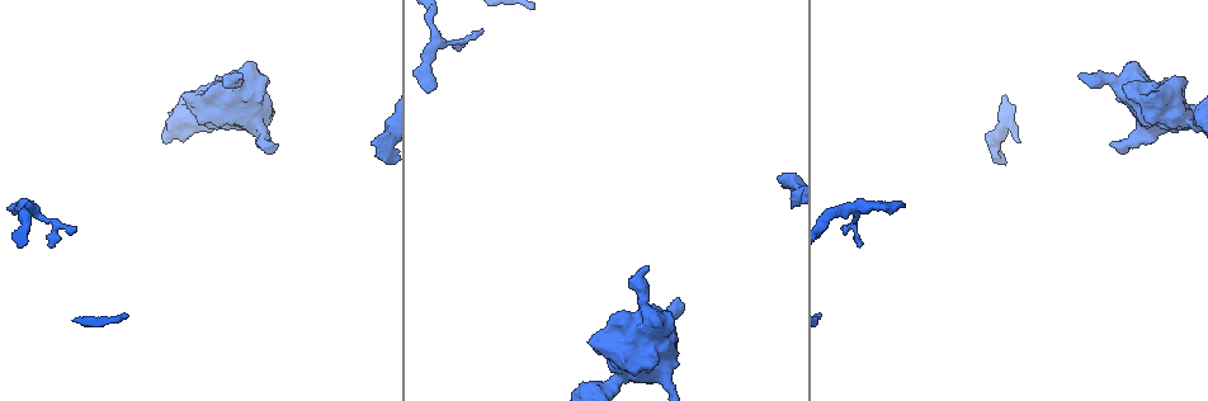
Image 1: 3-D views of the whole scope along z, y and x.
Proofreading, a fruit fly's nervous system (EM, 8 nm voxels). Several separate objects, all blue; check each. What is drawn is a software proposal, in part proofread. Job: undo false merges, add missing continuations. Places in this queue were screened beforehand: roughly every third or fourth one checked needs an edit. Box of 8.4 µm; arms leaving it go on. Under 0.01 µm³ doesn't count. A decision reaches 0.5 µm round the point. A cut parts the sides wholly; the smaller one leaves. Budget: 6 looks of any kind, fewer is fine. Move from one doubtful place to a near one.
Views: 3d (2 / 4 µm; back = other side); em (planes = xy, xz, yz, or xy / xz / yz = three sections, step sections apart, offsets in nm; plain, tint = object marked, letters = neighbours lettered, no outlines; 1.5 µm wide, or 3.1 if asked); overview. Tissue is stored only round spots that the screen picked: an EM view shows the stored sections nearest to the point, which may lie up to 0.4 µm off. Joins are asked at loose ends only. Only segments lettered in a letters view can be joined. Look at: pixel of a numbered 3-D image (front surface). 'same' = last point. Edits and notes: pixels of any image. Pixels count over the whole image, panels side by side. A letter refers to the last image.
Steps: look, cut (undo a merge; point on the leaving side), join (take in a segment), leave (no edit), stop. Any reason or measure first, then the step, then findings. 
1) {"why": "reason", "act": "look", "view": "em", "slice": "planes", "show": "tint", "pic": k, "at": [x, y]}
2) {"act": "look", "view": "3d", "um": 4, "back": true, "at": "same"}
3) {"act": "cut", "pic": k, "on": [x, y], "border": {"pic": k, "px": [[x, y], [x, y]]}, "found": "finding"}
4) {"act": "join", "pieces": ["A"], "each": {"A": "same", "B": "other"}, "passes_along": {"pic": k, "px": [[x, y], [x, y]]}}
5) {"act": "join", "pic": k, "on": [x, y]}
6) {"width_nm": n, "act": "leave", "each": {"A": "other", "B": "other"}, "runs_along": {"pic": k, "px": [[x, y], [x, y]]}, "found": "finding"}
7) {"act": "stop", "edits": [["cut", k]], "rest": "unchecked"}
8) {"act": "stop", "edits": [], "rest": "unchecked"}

{"why": "free end", "act": "look", "view": "3d", "um": 2, "pic": 1, "at": [274, 143]}

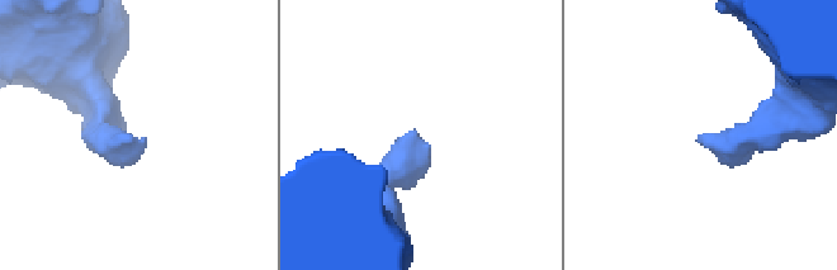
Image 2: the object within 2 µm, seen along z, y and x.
{"why": "shape alone is not enough", "act": "look", "view": "em", "slice": "planes", "show": "tint", "pic": 2, "at": [709, 140]}

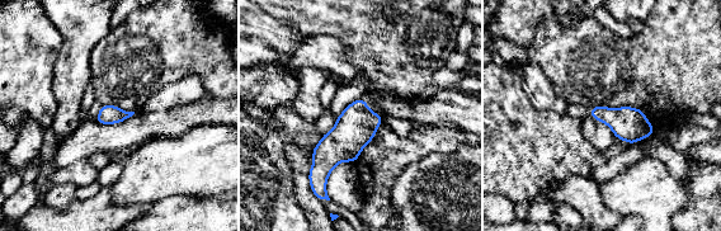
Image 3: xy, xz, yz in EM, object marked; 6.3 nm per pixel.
{"act": "look", "view": "em", "slice": "planes", "show": "letters", "at": "same"}

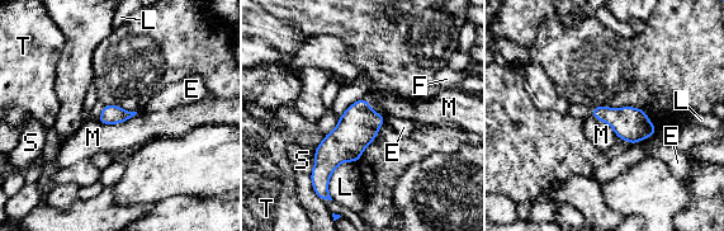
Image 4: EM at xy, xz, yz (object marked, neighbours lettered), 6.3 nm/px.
{"width_nm": 130, "act": "join", "pieces": ["F"], "each": {"E": "other", "F": "same", "L": "other", "M": "other", "S": "other", "T": "other"}, "passes_along": {"pic": 4, "px": [[358, 127], [368, 104], [375, 95]]}, "found": "the neuron continues"}

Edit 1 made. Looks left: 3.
{"act": "look", "view": "overview"}

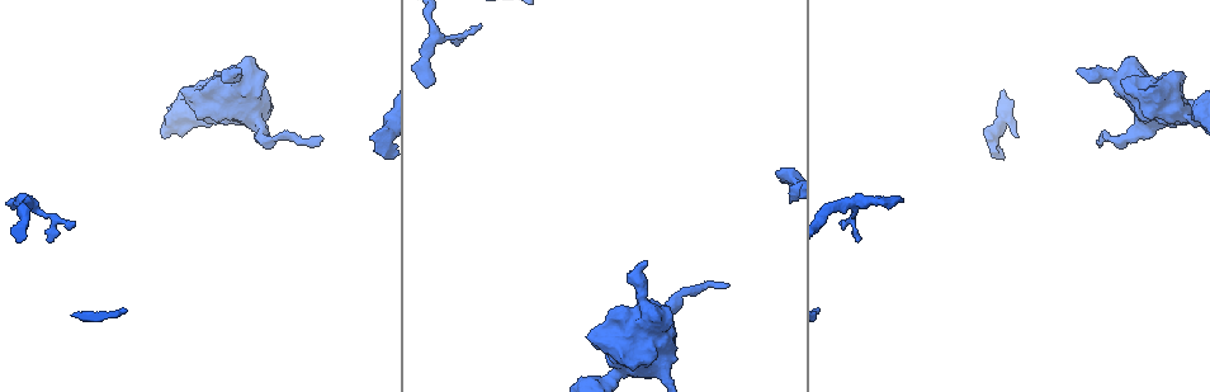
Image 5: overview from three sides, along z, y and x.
{"why": "free end", "act": "look", "view": "em", "slice": "planes", "show": "letters", "pic": 5, "at": [898, 198]}

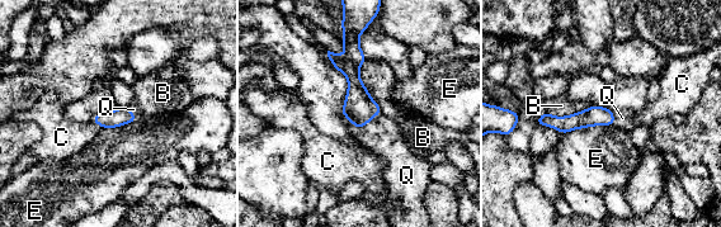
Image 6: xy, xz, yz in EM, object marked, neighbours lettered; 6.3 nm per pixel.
{"width_nm": 110, "act": "join", "pieces": ["Q"], "each": {"B": "other", "C": "other", "E": "other", "Q": "same"}, "passes_along": {"pic": 6, "px": [[359, 108], [368, 122], [381, 136]]}, "found": "the neuron continues"}

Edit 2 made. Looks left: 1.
{"act": "stop", "edits": [["join", 4], ["join", 6]], "rest": "unchecked"}

